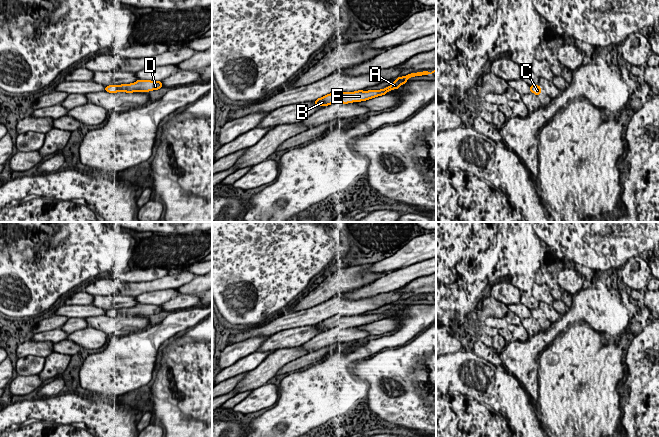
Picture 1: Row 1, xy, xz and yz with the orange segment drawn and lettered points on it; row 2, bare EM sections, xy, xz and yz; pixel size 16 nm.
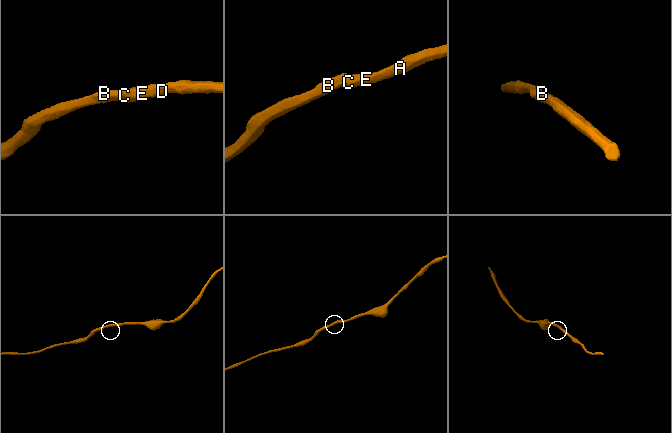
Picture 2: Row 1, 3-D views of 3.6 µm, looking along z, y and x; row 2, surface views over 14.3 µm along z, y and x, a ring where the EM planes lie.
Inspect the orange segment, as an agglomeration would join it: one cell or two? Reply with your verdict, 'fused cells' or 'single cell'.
single cell

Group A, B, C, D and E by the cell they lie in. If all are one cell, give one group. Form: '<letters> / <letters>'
A B C D E

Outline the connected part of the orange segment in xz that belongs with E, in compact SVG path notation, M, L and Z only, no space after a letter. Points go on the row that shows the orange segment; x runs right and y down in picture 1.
M434 69L431 73L428 71L423 71L423 72L417 72L417 73L411 73L408 74L406 76L402 76L402 77L398 77L396 80L394 80L394 82L384 88L384 89L380 89L380 90L368 90L368 91L363 91L363 90L358 90L358 91L354 91L354 92L341 92L340 90L334 91L330 94L327 94L321 98L318 98L317 100L315 100L315 104L318 106L328 106L331 104L336 103L338 100L340 100L342 102L342 104L348 104L348 103L353 103L353 102L361 102L361 101L366 101L378 96L382 96L385 95L388 91L394 90L394 89L398 89L401 85L405 84L406 82L408 82L407 80L411 77L415 77L415 76L422 76L422 75L429 75L436 72L436 69Z

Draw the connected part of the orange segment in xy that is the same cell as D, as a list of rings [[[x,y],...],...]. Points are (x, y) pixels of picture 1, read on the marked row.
[[[137,80],[134,83],[130,84],[121,84],[121,85],[109,85],[106,86],[105,91],[109,93],[117,93],[117,92],[149,92],[153,90],[158,90],[162,88],[163,85],[160,81],[151,81],[151,80]]]

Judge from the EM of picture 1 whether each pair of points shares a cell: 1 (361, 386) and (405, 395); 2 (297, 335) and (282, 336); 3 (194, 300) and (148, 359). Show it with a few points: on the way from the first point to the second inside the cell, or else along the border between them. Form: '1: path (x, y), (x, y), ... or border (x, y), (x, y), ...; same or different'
1: border (361, 379), (368, 383), (368, 394), (366, 397); different
2: path (293, 336), (286, 336); same
3: border (200, 304), (170, 312); different

